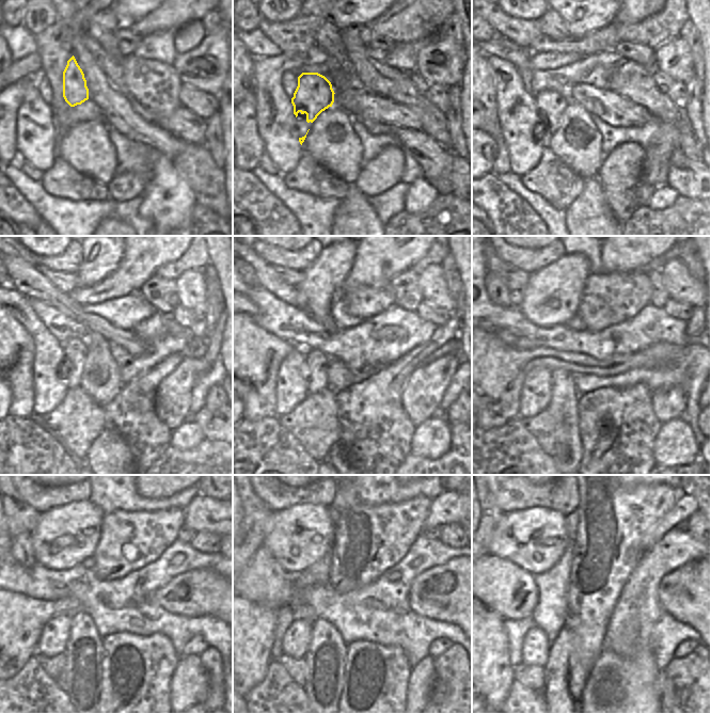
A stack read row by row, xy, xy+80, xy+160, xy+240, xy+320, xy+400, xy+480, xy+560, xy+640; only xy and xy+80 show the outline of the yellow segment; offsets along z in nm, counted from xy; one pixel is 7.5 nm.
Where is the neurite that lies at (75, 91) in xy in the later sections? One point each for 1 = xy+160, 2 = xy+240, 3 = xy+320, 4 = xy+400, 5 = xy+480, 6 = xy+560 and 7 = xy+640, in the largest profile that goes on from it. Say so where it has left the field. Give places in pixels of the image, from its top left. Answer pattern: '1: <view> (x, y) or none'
1: xy+160 (551, 105)
2: xy+240 (75, 350)
3: xy+320 (315, 366)
4: xy+400 (566, 453)
5: xy+480 (84, 649)
6: xy+560 (327, 651)
7: xy+640 (556, 692)

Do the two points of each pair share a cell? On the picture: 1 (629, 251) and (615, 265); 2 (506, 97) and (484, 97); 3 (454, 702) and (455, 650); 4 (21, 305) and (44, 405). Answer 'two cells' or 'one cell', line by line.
1: one cell
2: two cells
3: one cell
4: one cell

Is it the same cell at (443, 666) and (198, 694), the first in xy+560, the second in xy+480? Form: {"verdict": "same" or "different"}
{"verdict": "different"}

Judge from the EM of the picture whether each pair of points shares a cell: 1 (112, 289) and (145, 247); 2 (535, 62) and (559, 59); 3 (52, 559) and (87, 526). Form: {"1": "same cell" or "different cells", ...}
{"1": "same cell", "2": "same cell", "3": "same cell"}

